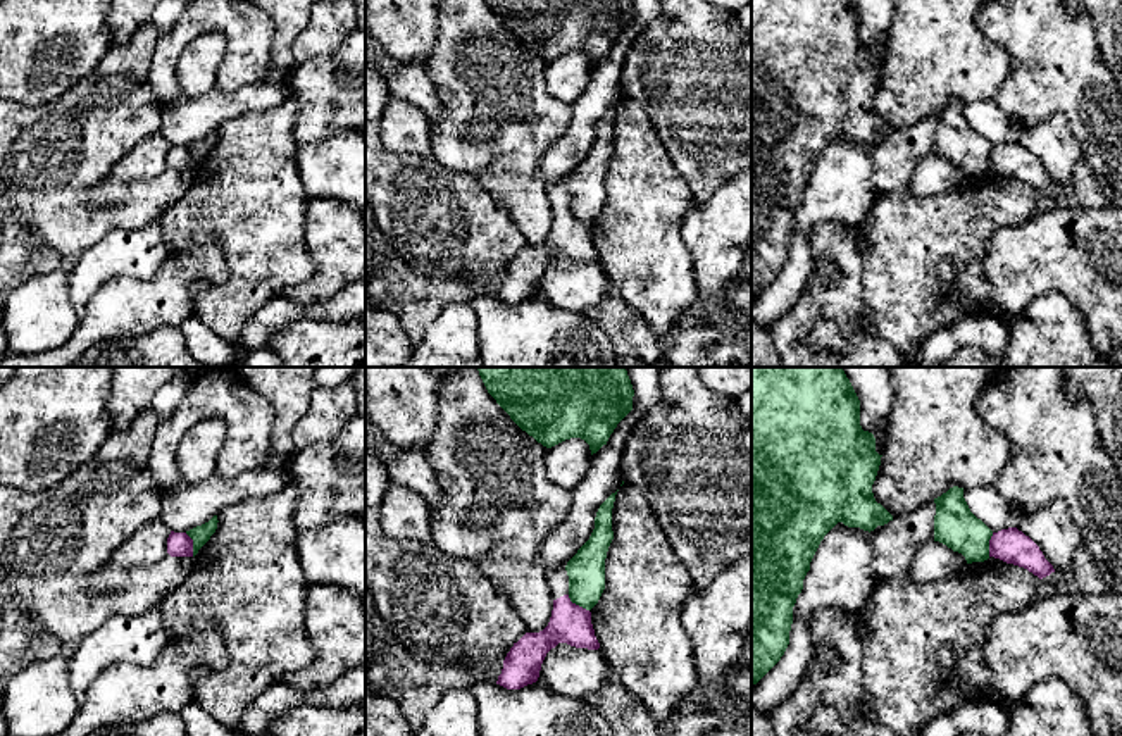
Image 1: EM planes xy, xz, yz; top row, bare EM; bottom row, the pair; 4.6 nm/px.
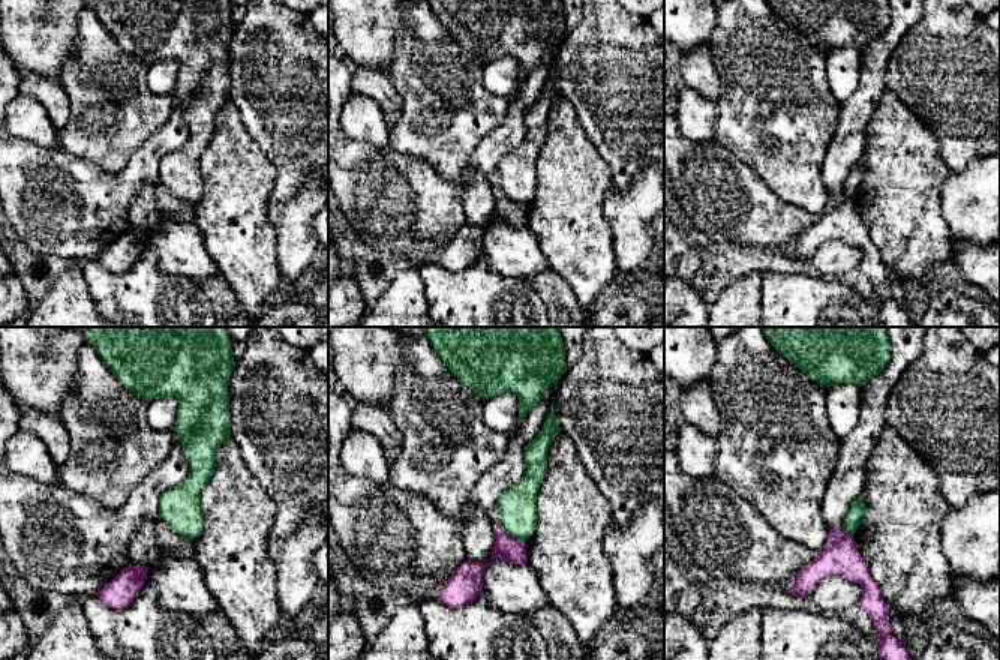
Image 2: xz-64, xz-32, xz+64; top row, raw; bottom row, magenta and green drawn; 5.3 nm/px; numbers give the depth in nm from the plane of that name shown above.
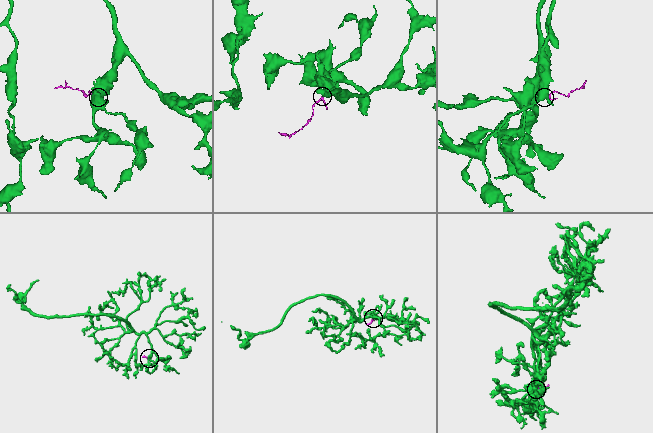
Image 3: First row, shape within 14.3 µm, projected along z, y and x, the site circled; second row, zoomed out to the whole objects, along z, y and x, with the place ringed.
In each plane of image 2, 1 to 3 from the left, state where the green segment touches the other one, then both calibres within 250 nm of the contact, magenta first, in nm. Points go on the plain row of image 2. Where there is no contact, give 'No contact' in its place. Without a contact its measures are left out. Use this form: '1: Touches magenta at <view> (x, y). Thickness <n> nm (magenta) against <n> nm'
1: No contact
2: Touches magenta at xz-32 (511, 201). Thickness 140 nm (magenta) against 200 nm
3: Touches magenta at xz+64 (846, 197). Thickness 200 nm (magenta) against 90 nm

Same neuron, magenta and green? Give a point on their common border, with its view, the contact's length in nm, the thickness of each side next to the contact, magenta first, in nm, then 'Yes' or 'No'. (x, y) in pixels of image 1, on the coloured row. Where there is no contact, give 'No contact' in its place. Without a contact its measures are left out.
Touches magenta at xz (578, 605). Shared border 130 nm. Thickness 190 nm (magenta) against 180 nm. No

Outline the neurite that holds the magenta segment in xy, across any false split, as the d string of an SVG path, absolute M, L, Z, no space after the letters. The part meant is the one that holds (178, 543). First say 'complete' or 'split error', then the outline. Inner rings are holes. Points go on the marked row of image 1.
complete; M171 531L167 538L167 553L171 557L193 557L193 540L186 533Z

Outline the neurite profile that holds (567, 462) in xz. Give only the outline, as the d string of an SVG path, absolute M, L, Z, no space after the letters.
M581 438L565 440L546 452L546 476L557 486L572 491L591 465L589 445Z

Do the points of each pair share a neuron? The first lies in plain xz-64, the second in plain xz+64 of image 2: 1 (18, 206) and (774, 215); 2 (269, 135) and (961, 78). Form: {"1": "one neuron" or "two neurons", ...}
{"1": "one neuron", "2": "one neuron"}

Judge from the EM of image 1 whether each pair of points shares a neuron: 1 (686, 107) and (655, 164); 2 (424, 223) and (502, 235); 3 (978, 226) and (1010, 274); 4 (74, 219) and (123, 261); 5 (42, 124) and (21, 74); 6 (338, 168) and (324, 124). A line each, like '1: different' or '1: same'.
1: different
2: same
3: different
4: different
5: different
6: different

